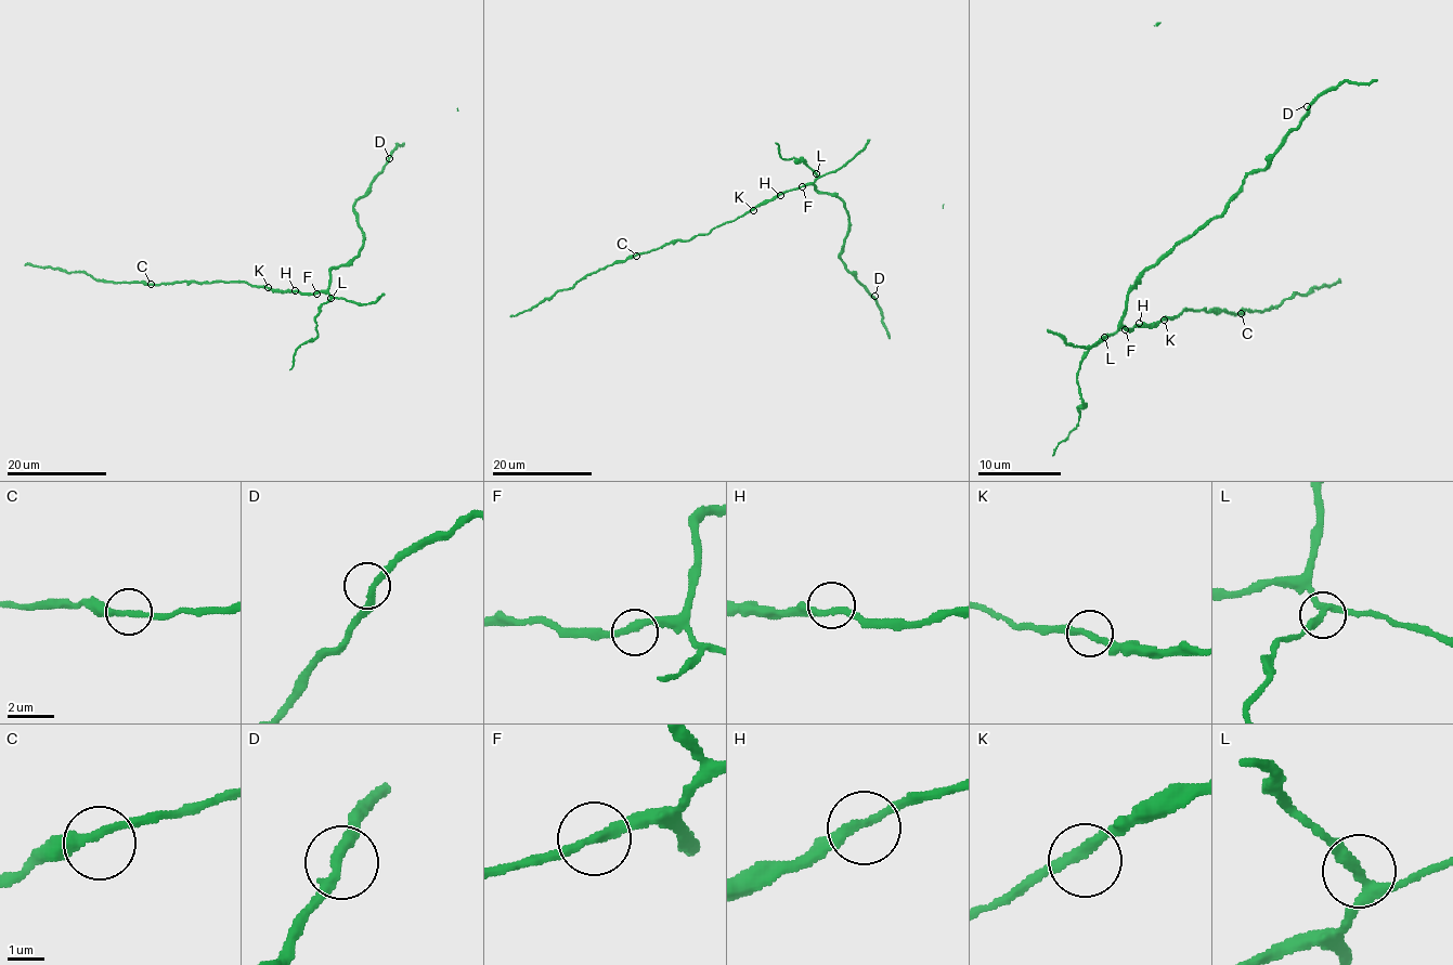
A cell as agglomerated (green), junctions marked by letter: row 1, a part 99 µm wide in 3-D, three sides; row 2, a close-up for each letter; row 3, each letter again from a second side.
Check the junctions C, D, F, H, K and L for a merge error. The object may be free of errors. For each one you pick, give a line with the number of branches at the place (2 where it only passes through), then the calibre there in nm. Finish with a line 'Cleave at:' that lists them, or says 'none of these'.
Cleave at: none of these

